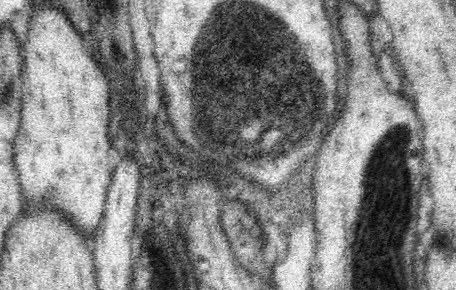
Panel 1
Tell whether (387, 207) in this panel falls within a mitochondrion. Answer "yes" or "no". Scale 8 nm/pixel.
yes

